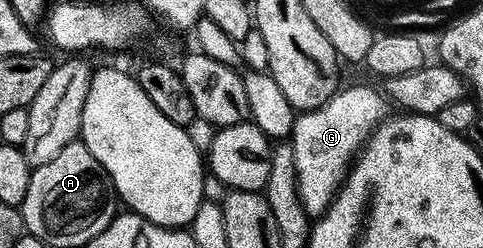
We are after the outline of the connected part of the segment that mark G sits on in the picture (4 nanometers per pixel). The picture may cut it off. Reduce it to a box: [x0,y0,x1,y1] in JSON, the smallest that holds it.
[291,84,387,218]

